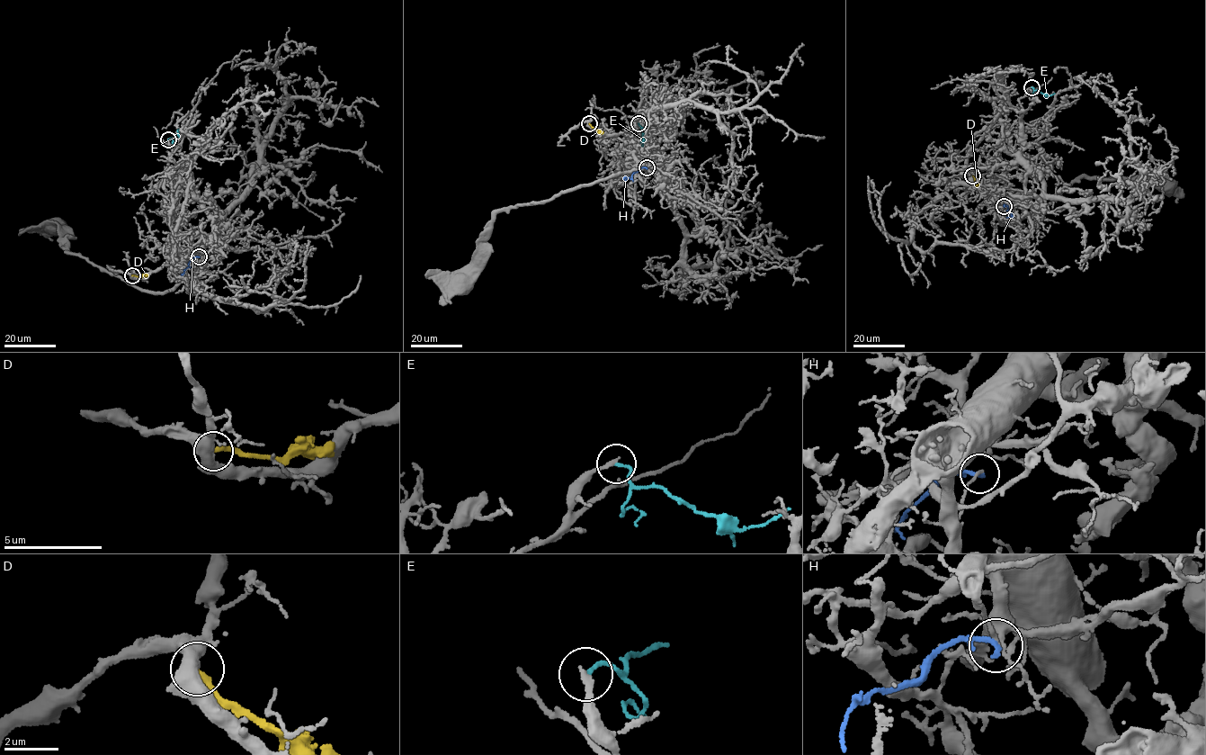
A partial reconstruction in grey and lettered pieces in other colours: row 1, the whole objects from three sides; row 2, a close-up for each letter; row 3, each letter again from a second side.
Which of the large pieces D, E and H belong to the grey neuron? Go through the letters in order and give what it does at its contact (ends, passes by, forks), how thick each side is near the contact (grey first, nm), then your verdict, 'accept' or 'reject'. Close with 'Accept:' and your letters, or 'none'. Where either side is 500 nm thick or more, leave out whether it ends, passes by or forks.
D: it ends; calibres 400 and 240 nm; reject
E: it ends; calibres 220 and 150 nm; reject
H: it ends; calibres 80 and 240 nm; reject
Accept: none

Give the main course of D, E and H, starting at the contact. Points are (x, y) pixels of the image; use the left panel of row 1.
D: (132, 275), (147, 274)
E: (168, 139), (177, 136), (178, 129)
H: (199, 256), (189, 262), (189, 266), (181, 274)

